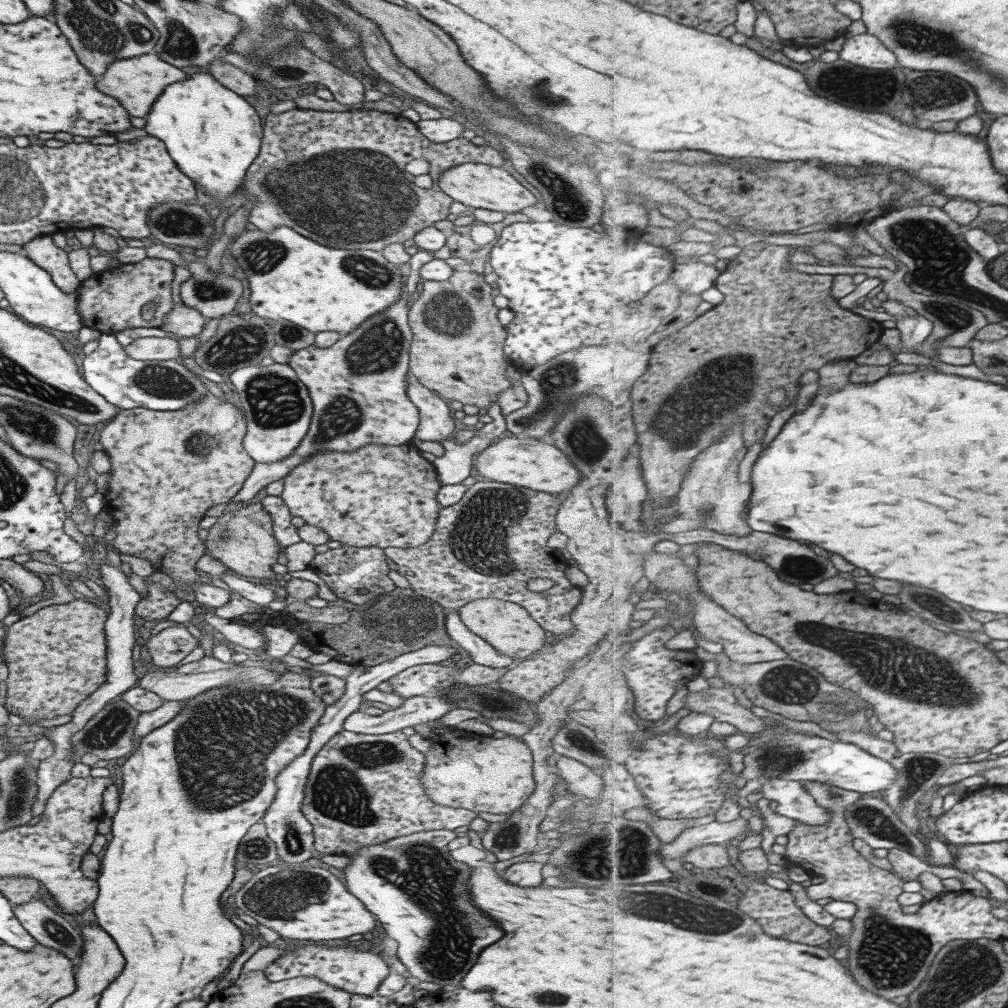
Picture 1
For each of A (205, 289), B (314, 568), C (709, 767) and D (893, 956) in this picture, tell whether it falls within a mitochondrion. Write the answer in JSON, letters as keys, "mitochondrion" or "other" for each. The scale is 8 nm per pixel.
{"A":"mitochondrion","B":"other","C":"other","D":"mitochondrion"}

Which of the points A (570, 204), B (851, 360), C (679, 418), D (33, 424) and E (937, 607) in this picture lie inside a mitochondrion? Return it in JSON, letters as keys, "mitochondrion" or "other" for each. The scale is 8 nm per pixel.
{"A":"mitochondrion","B":"other","C":"mitochondrion","D":"mitochondrion","E":"mitochondrion"}

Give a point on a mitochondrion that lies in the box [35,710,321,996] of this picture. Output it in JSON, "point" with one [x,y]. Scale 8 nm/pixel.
{"point":[60,933]}

